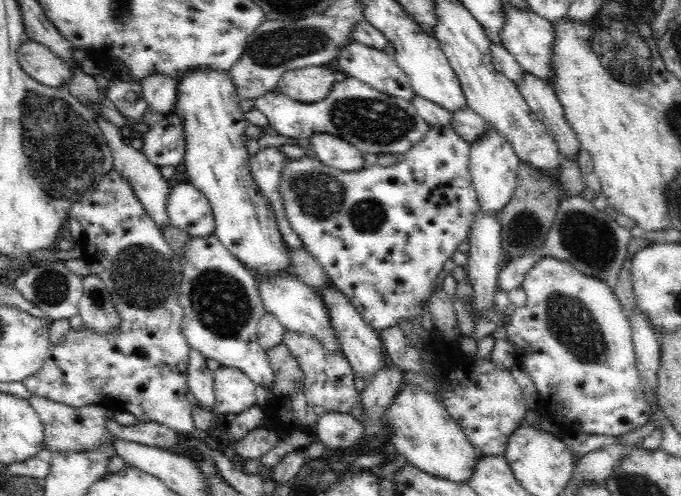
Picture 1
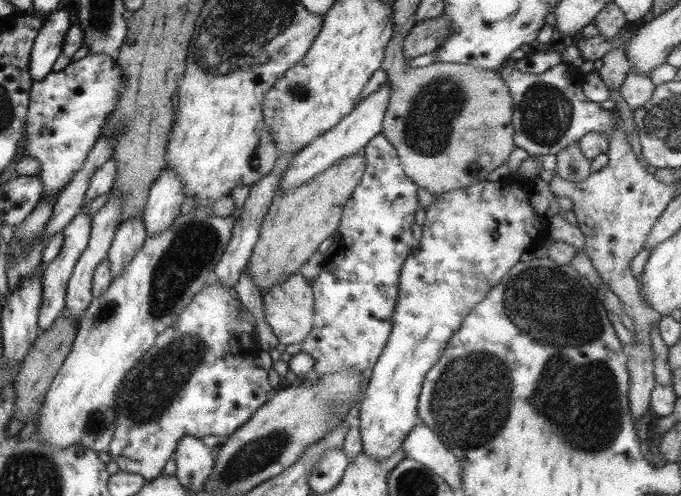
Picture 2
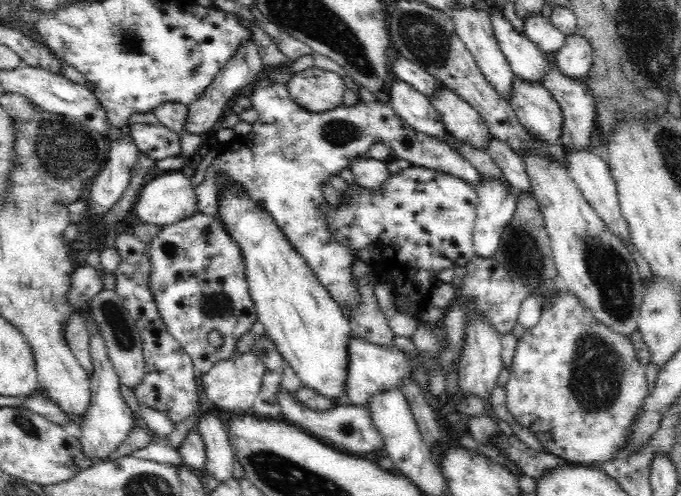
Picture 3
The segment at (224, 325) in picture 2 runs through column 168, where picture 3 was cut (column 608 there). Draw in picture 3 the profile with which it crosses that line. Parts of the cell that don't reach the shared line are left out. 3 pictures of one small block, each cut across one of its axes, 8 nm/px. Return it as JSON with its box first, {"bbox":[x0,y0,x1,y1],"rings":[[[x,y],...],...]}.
{"bbox":[504,292,650,467],"rings":[[[558,292],[542,306],[538,324],[525,329],[518,340],[504,387],[506,407],[516,422],[529,428],[547,447],[545,452],[568,463],[595,467],[613,459],[618,453],[624,453],[622,450],[631,424],[650,390],[646,367],[636,357],[631,340],[600,324],[572,292]]]}

